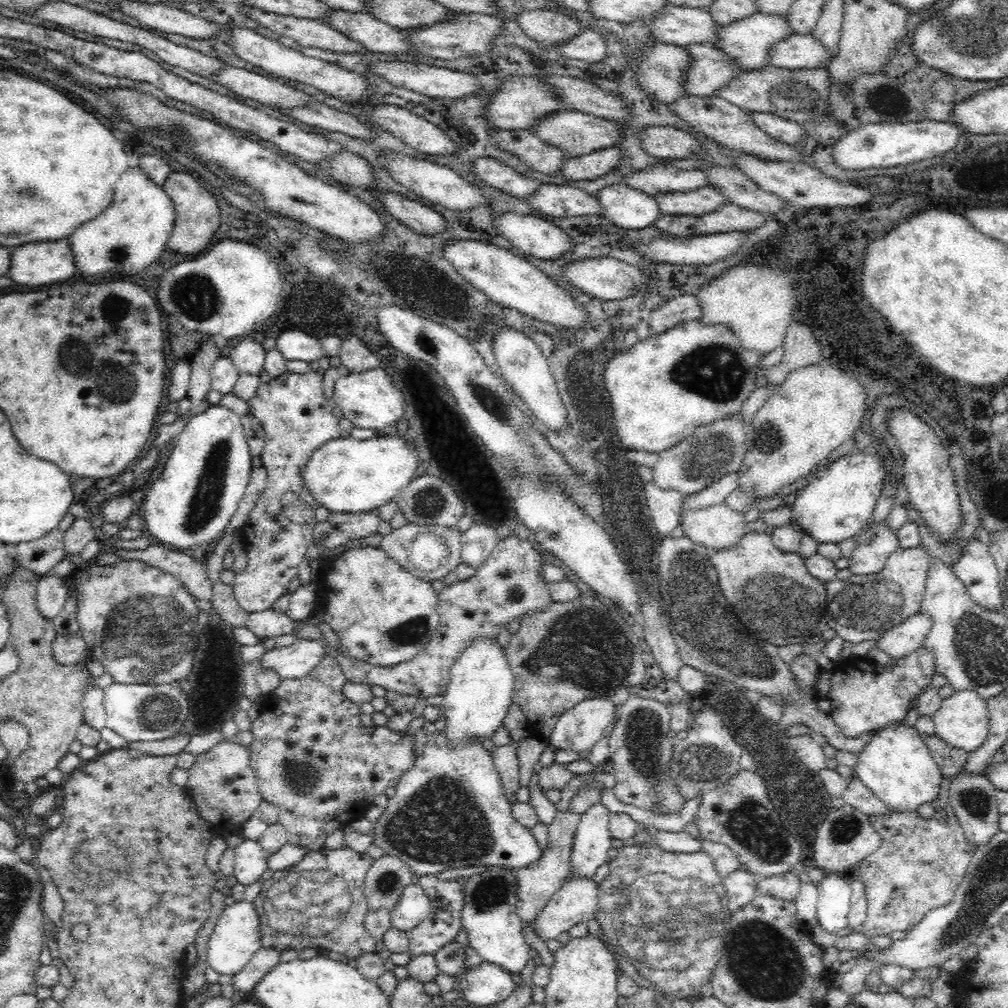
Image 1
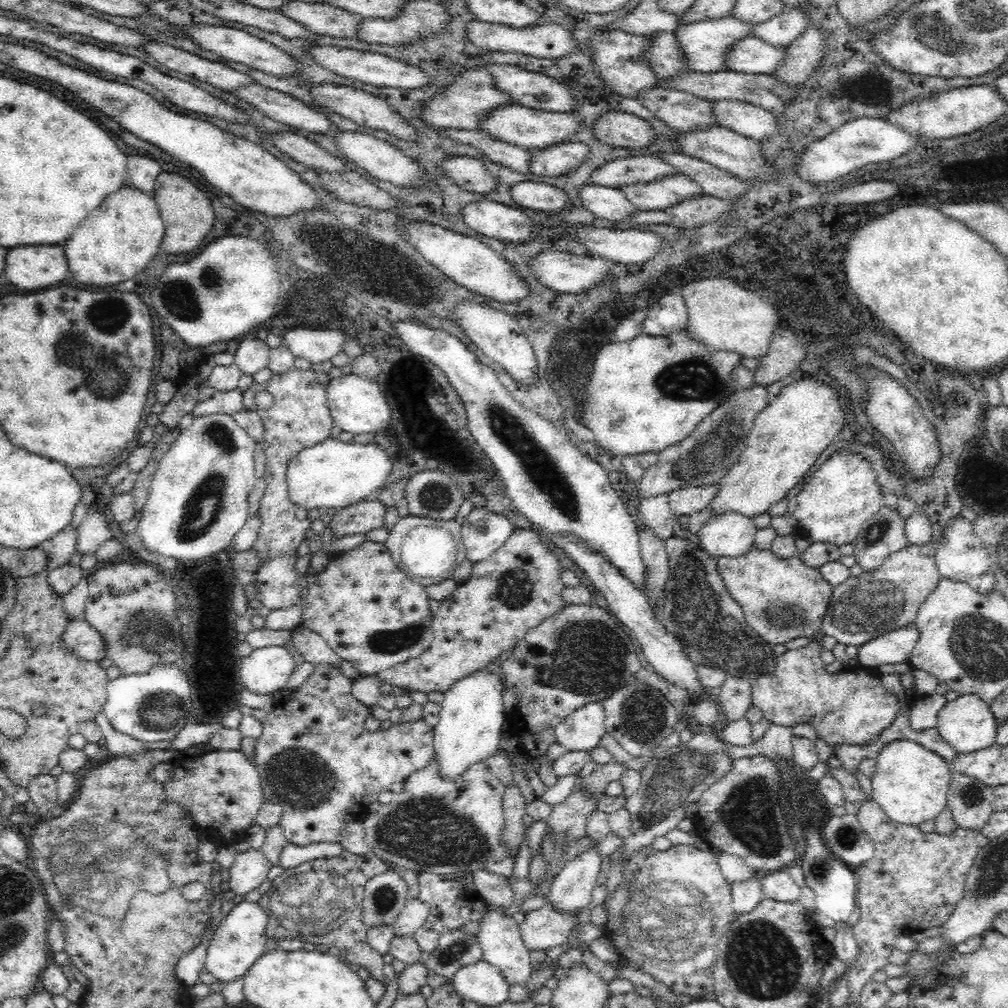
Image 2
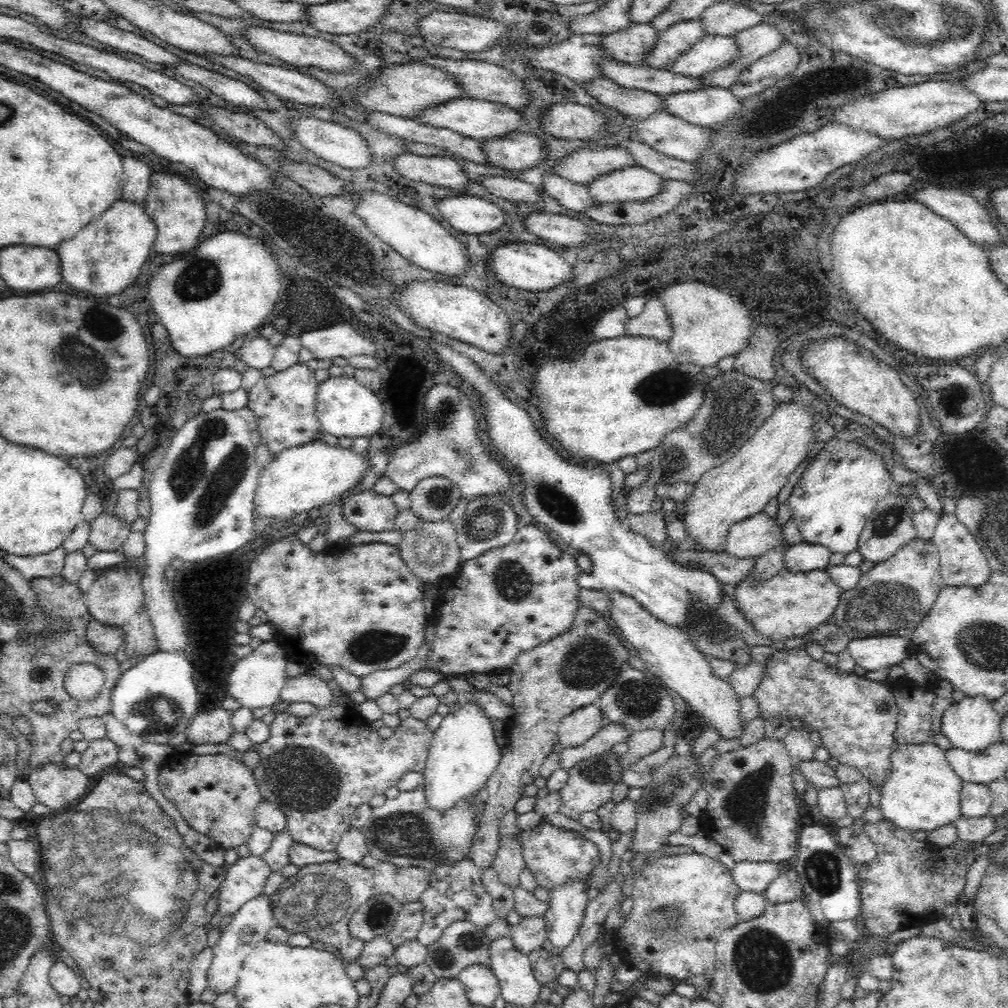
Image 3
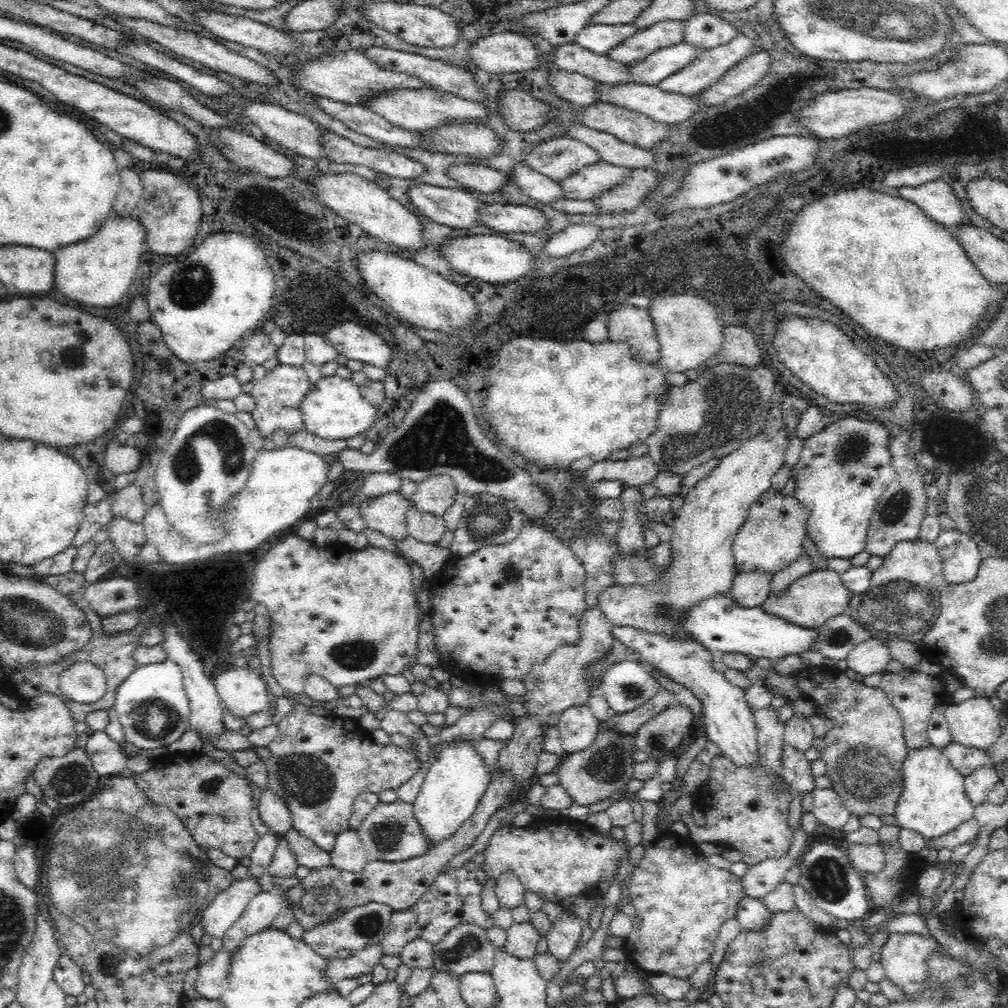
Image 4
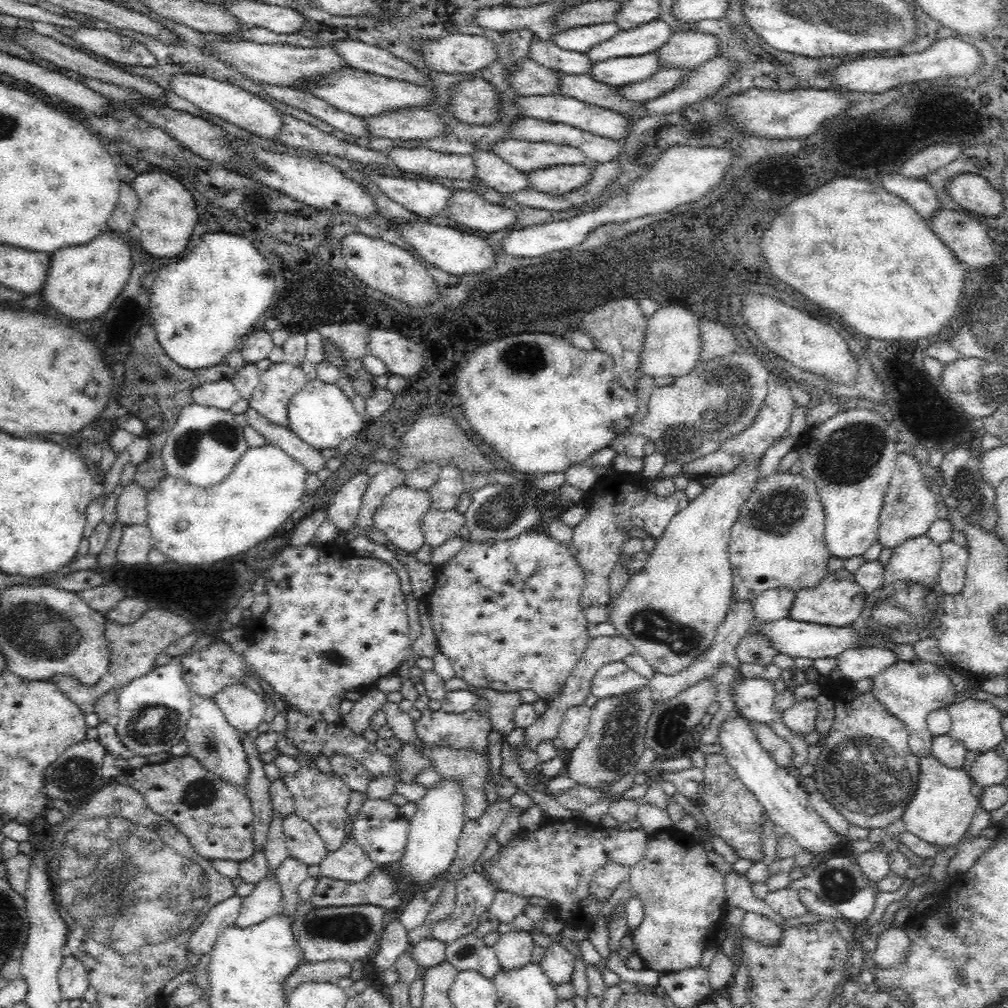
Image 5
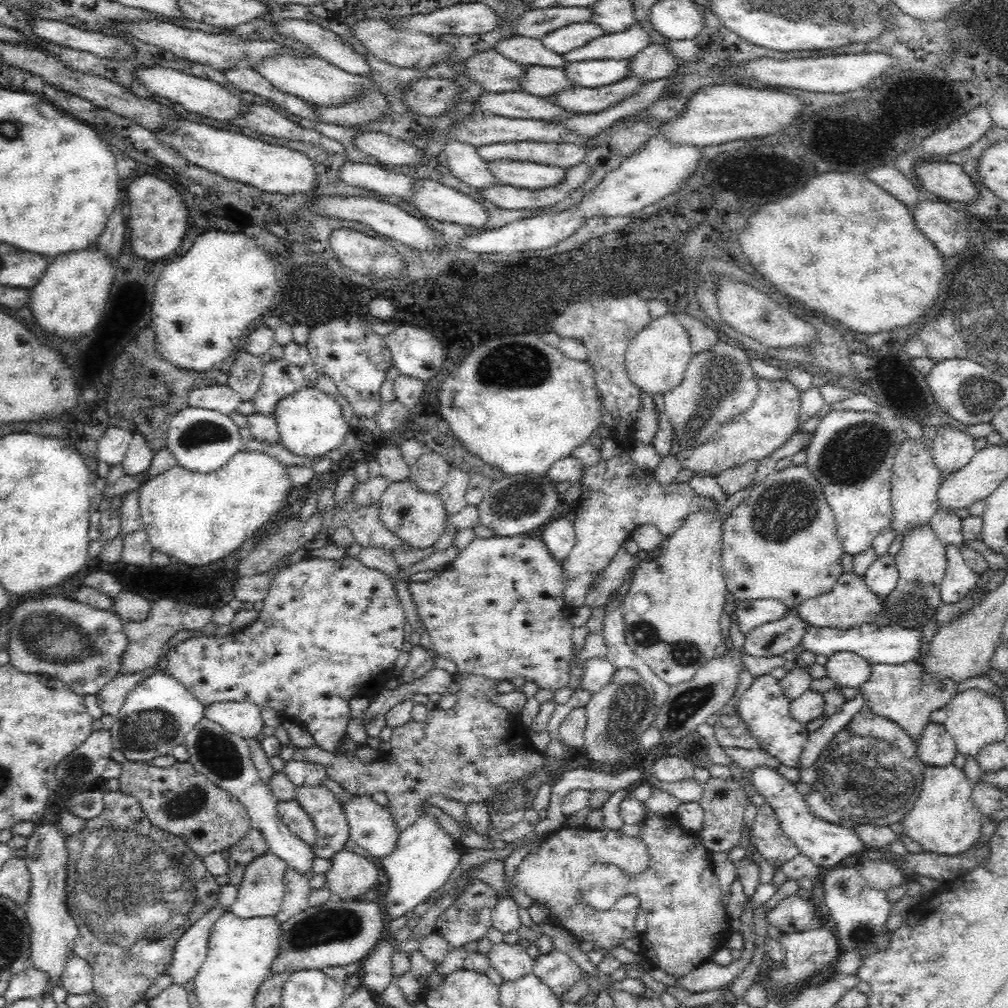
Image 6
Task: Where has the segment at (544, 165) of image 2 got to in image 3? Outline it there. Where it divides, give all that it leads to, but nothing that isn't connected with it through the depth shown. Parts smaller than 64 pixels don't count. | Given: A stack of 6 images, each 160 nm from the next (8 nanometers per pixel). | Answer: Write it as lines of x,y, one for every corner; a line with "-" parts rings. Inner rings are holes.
524,131
480,141
480,149
486,155
487,164
499,166
506,170
524,170
532,168
538,162
548,162
544,158
542,140

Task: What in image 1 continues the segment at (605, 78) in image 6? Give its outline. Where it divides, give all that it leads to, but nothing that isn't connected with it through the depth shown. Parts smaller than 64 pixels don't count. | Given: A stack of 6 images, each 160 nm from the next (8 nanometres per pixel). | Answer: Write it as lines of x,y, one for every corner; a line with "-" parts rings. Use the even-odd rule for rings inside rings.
791,35
769,49
766,67
788,70
824,69
830,62
831,54
812,35

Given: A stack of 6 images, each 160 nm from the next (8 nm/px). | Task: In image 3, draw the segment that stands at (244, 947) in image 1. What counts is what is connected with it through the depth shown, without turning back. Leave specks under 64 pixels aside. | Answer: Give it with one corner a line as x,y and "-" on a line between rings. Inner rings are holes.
262,893
243,904
232,916
232,921
220,932
220,938
216,941
213,951
211,966
207,970
207,988
213,990
216,996
232,991
239,978
239,968
255,946
267,940
268,931
275,925
270,895

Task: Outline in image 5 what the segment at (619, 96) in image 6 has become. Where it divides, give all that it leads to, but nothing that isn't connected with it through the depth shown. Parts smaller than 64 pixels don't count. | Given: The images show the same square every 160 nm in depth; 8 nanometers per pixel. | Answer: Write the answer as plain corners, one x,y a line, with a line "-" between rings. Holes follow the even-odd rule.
666,68
658,69
650,78
628,84
617,88
621,100
630,101
630,103
646,102
656,99
662,94
666,94
681,82
681,79
688,75
692,70
688,68

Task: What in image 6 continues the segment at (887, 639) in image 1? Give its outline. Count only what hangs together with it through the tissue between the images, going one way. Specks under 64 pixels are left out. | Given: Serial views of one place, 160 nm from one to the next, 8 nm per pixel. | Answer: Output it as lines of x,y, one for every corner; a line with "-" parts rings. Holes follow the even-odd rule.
834,652
824,665
827,678
838,687
849,686
857,689
866,683
871,676
871,666
868,661
855,652

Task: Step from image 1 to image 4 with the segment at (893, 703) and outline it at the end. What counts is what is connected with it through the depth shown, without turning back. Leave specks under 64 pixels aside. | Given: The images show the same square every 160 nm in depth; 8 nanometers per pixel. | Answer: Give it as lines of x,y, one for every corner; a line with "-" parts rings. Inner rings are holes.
804,666
802,670
797,669
792,678
798,690
808,700
816,702
819,716
825,716
833,722
833,728
827,732
824,738
825,747
821,751
821,759
825,764
824,775
830,779
828,787
840,797
850,815
858,818
866,815
879,818
883,815
895,816
896,805
903,789
901,768
909,749
903,735
901,716
887,694
879,686
854,682
844,672
825,666

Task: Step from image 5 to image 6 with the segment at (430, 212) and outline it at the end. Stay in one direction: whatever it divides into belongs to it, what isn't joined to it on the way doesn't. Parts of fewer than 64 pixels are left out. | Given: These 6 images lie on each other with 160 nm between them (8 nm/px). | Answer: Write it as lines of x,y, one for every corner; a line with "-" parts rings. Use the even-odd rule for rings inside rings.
364,162
336,163
336,166
336,174
340,181
408,203
408,194
412,190
412,177
393,173
387,171
383,166

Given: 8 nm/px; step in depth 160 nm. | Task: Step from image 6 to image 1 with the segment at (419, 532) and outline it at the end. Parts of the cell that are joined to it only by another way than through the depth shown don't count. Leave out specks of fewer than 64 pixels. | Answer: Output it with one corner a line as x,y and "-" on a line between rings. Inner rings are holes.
379,511
332,513
326,522
313,526
313,543
334,549
350,540
364,539
378,533
381,524

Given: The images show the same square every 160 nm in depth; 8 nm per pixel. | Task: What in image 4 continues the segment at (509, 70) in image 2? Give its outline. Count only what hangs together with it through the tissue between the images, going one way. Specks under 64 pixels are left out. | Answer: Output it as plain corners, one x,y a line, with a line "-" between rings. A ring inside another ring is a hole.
370,46
369,48
360,51
363,56
366,56
384,70
389,72
398,72
400,74
407,74
407,76
413,76
419,78
425,87
430,87
434,90
440,90
446,93
454,94
455,96
464,98
465,100
478,101
481,100
481,94
479,94
479,85
474,82
472,74
464,68
456,68
456,66
449,66
444,62
438,60
430,60
424,56
416,53
401,52
400,50
386,49
380,46

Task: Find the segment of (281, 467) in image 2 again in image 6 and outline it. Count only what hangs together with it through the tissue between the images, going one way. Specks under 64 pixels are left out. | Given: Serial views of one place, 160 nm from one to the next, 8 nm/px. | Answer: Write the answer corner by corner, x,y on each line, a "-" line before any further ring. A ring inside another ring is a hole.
284,357
272,359
263,366
263,379
261,386
252,397
255,412
272,414
280,398
306,387
302,369

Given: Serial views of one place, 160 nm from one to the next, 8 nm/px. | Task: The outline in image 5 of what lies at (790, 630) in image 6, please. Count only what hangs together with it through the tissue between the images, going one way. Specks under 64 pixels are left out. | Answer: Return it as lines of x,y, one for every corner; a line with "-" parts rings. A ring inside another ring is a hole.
748,631
736,647
736,659
740,661
740,664
747,662
771,667
776,654
775,646
769,642
767,636
759,632
755,634
755,632

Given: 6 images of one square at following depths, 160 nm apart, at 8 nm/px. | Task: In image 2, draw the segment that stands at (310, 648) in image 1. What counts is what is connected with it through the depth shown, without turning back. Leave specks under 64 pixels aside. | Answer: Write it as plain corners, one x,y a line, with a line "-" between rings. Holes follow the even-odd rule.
259,647
248,658
241,658
240,684
254,694
273,696
286,687
294,670
293,659
285,647

